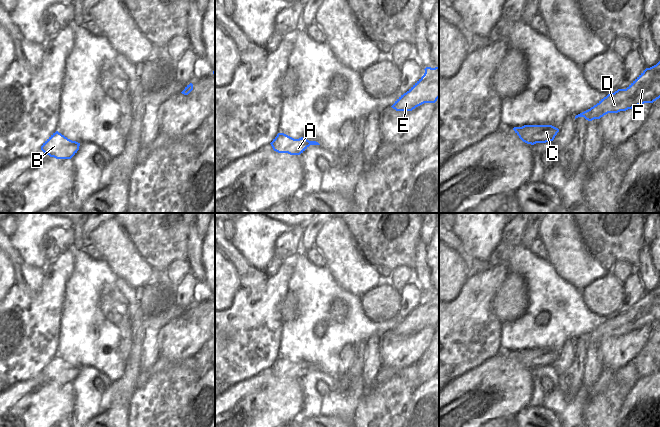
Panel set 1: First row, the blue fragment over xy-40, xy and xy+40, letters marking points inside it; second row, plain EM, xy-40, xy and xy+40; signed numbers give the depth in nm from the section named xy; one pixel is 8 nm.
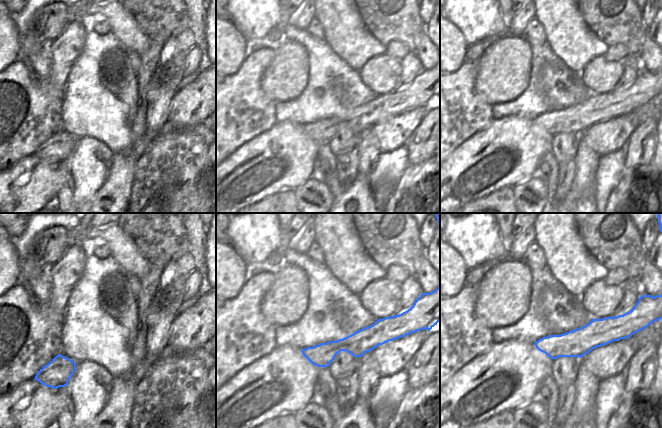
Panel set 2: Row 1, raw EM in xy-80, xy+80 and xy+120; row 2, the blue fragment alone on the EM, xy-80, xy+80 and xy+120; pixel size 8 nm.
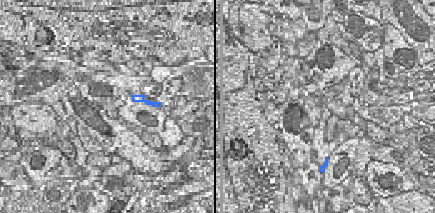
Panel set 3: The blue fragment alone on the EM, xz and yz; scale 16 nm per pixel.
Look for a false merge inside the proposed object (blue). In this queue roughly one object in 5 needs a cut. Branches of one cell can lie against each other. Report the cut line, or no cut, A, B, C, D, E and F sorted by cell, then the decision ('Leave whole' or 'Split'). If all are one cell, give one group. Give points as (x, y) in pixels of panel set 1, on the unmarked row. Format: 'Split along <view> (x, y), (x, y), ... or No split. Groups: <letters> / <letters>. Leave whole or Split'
No split. Groups: A B C D E F. Leave whole

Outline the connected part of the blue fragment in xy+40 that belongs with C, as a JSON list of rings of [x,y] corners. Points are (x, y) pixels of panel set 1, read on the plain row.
[[[524,349],[514,351],[513,354],[523,366],[531,369],[553,365],[559,356],[559,353],[552,349]]]

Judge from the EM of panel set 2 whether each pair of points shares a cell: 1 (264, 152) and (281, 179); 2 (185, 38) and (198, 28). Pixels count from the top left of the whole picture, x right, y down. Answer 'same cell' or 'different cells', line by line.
1: same cell
2: different cells

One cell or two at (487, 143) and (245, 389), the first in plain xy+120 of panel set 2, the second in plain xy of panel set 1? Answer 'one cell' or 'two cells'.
one cell

